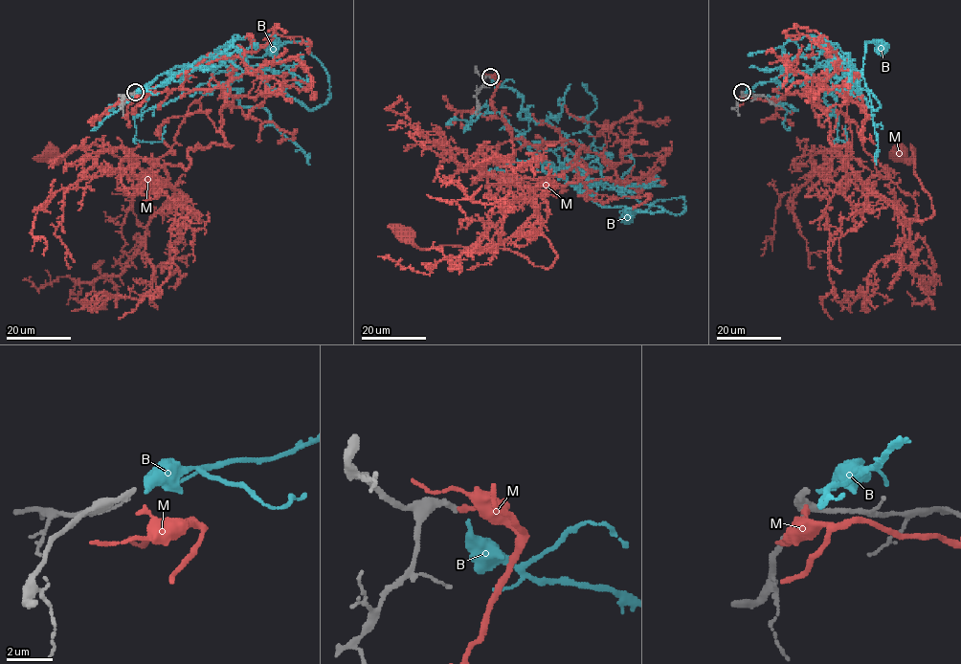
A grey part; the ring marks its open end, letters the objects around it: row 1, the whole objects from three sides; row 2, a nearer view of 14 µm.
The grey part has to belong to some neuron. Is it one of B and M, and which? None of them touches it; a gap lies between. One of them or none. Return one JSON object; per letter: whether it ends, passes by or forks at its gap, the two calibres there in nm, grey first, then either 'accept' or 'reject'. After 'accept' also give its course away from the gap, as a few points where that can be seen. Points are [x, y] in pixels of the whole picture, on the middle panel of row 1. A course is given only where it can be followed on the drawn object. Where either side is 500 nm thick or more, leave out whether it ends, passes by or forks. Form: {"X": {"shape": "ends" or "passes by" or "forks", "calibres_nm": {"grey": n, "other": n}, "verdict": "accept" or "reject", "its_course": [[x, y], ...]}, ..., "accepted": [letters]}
{"B": {"shape": "ends", "calibres_nm": {"grey": 240, "other": 240}, "verdict": "reject"}, "M": {"shape": "ends", "calibres_nm": {"grey": 240, "other": 240}, "verdict": "reject"}, "accepted": []}

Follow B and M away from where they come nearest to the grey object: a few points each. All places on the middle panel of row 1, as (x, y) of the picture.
B: (491, 77), (523, 99), (526, 146), (564, 179), (605, 177), (674, 214), (684, 210), (683, 197), (627, 216)
M: (491, 77), (495, 115), (513, 137), (584, 146), (581, 178), (520, 182), (554, 263), (419, 249), (403, 233)

